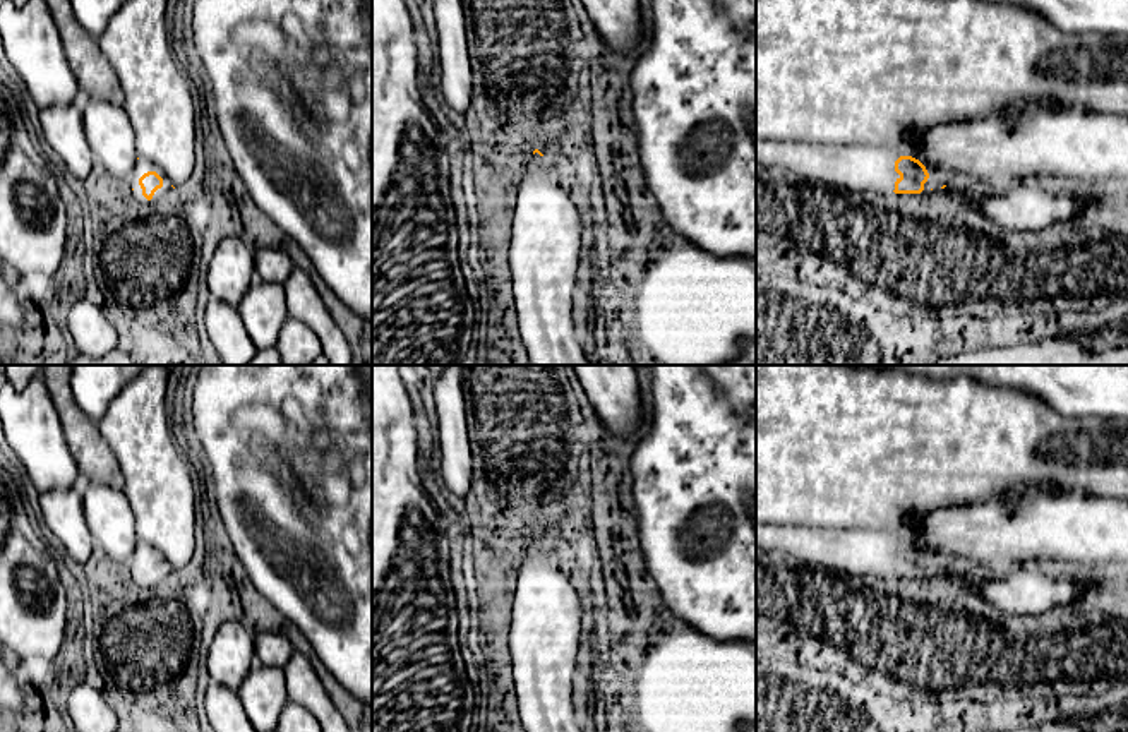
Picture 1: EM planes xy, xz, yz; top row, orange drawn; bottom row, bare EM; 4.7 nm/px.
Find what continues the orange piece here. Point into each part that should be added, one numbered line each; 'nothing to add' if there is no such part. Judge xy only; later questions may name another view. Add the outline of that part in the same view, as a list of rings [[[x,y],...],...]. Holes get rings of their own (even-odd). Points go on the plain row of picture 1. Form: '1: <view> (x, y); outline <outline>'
1: xy (143, 549); outline [[[139,542],[135,545],[135,550],[132,554],[132,562],[130,562],[130,569],[132,569],[132,578],[134,581],[144,588],[144,590],[161,590],[165,588],[173,578],[175,578],[175,573],[171,571],[171,566],[170,562],[151,545],[147,545],[146,542]],[[147,555],[156,555],[161,562],[163,562],[163,571],[158,573],[153,579],[151,585],[147,585],[144,579],[142,579],[142,573],[139,569],[139,562],[147,557]]]

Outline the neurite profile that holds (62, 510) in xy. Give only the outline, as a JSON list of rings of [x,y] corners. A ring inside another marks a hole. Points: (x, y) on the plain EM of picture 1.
[[[82,487],[39,494],[43,521],[60,542],[65,555],[84,564],[91,557],[93,535],[84,518]]]

